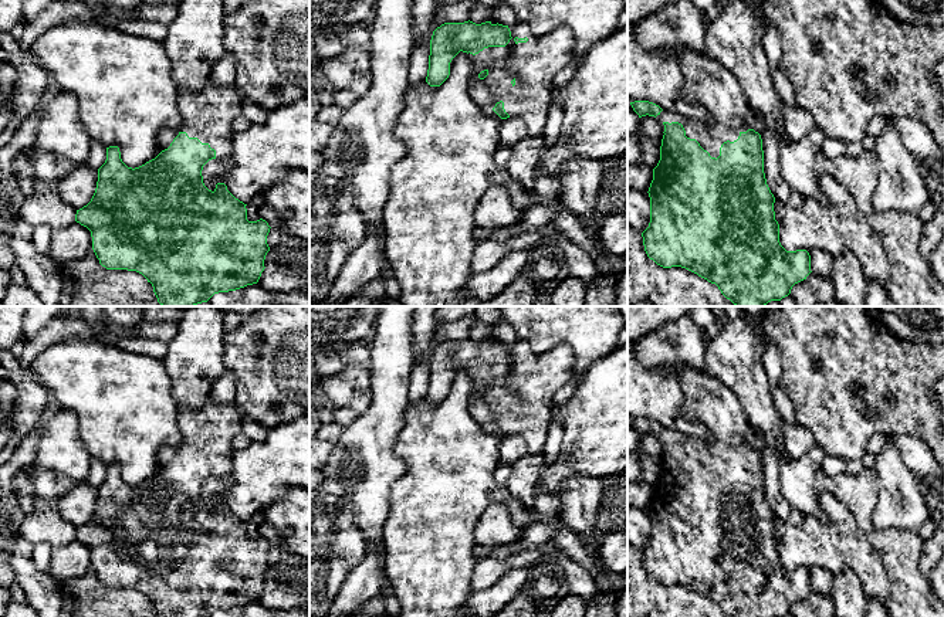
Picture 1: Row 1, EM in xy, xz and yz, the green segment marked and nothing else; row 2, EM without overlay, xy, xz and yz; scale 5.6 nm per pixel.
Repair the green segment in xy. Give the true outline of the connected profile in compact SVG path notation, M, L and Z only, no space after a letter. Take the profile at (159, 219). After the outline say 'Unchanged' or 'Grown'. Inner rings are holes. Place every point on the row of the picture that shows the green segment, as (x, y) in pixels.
M210 79L200 91L193 91L187 88L177 89L177 108L182 116L182 125L179 128L163 128L158 133L159 149L162 150L155 159L146 162L139 167L128 167L122 159L118 146L106 148L106 160L98 169L98 182L95 193L91 201L82 209L77 210L75 221L87 227L92 237L92 250L99 260L99 264L106 269L128 269L142 274L148 282L152 284L153 292L158 302L162 306L194 306L202 302L207 302L214 294L229 292L244 288L247 285L257 284L261 272L264 271L264 260L270 247L267 244L267 235L270 233L270 226L265 220L260 218L257 221L247 220L247 209L243 201L236 199L224 183L217 183L216 189L212 191L203 183L202 170L203 166L212 159L229 159L233 152L233 136L231 129L233 122L243 115L243 94L237 85L216 85Z. Grown

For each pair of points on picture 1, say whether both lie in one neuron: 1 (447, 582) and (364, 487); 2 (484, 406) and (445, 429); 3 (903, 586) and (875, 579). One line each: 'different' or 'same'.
1: different
2: different
3: different

